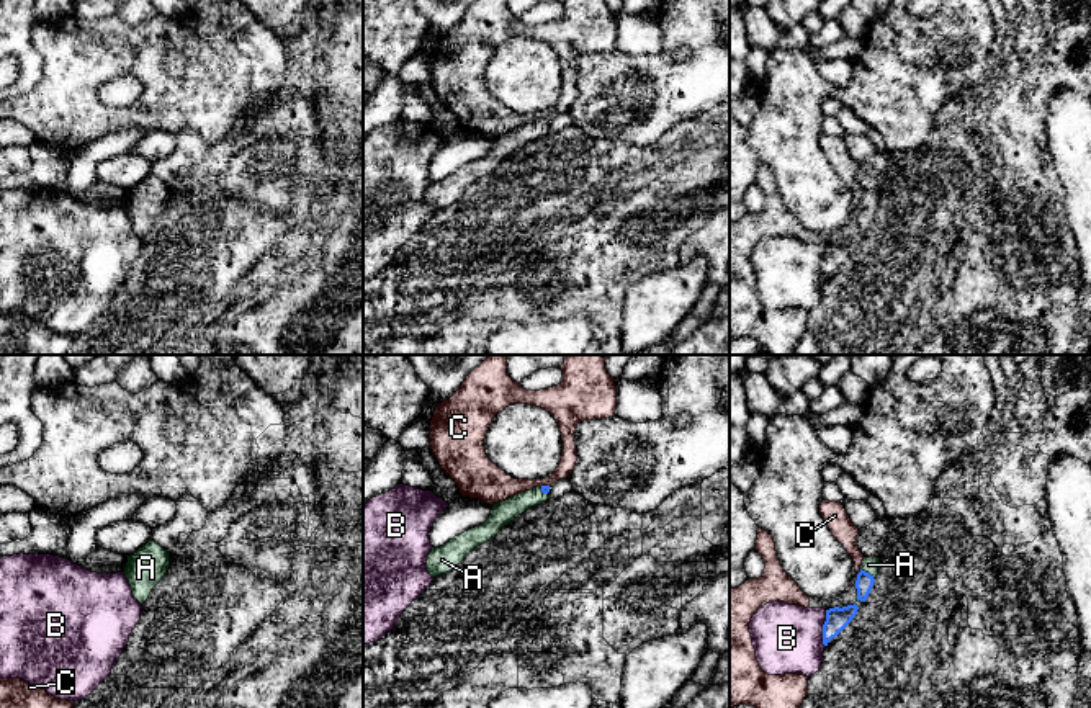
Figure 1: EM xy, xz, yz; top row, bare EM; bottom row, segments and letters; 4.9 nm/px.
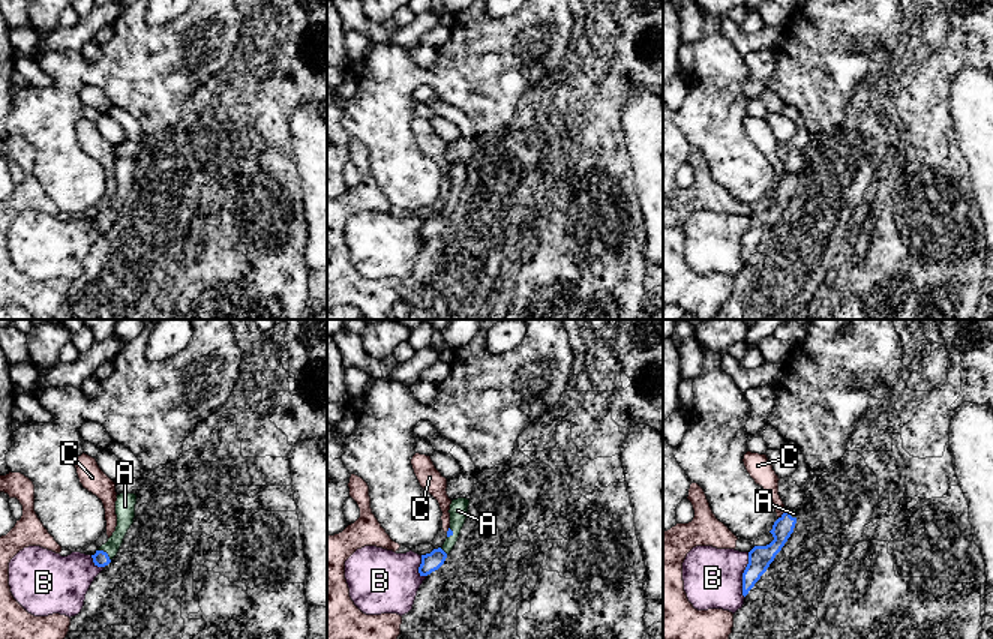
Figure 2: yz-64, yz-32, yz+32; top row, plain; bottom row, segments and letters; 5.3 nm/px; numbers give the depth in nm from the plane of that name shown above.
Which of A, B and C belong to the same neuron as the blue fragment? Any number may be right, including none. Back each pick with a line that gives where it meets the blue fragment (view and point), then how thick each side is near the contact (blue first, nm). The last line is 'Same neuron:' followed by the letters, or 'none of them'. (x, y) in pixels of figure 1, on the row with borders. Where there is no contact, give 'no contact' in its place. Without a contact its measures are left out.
A: meets blue in yz at (867, 573); 90 nm thick on the blue side, 80 nm on the other
Same neuron: A

